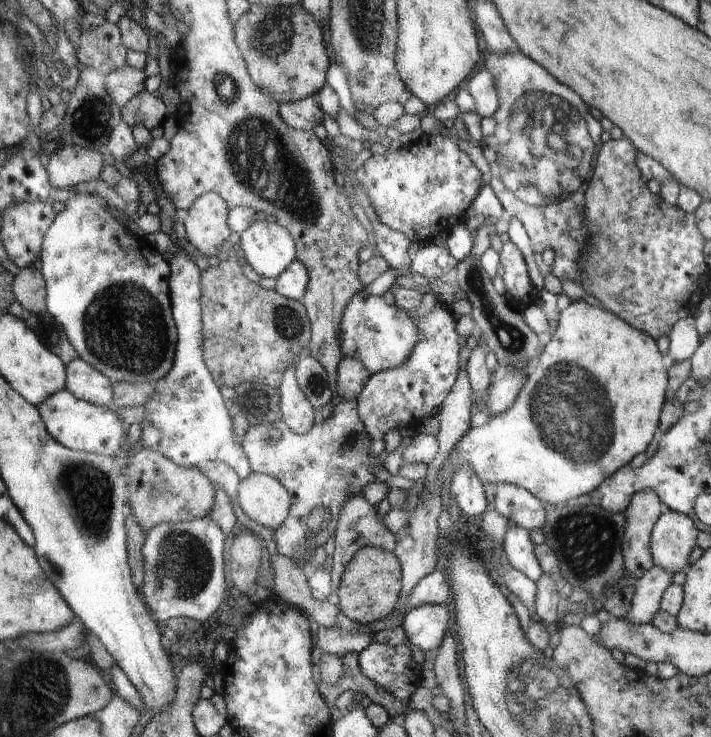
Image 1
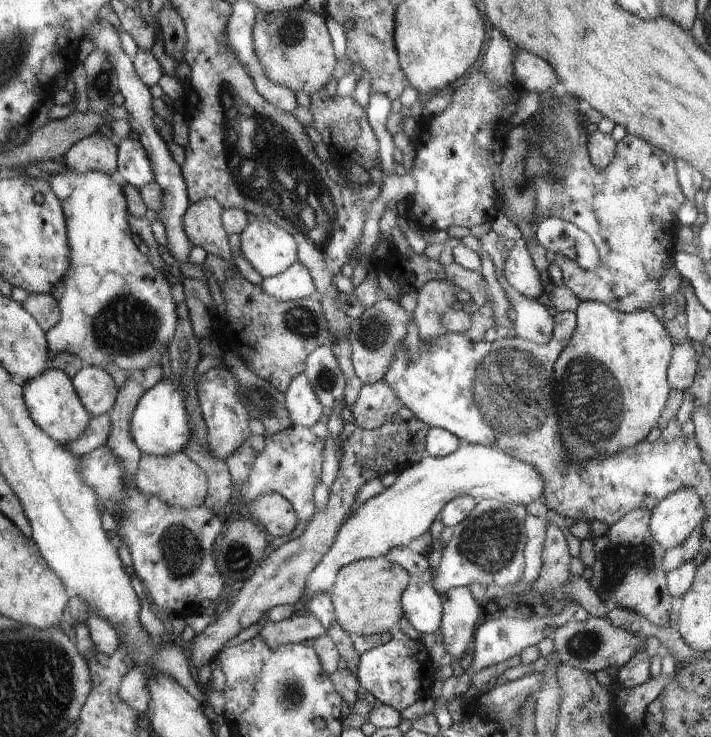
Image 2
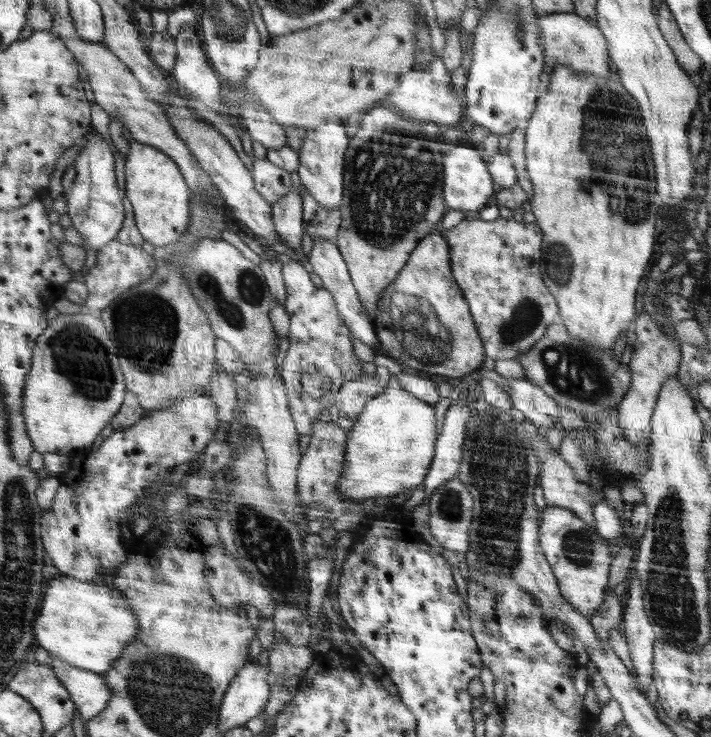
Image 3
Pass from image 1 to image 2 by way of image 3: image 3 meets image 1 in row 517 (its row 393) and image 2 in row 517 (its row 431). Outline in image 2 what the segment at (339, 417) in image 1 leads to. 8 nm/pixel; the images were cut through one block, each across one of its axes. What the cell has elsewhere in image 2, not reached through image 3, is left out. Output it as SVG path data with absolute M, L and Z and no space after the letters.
M320 424L315 428L293 425L281 434L265 436L264 450L255 454L249 476L242 490L246 504L265 493L278 493L279 496L292 500L299 522L312 520L322 508L316 505L316 488L322 482L322 464L324 464L324 448L326 440L332 437L328 424Z

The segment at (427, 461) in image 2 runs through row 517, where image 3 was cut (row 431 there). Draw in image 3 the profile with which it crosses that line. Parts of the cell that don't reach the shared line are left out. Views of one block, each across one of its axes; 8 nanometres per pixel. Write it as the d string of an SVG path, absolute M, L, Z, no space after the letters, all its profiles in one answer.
M391 377L389 386L364 405L364 410L354 423L347 441L347 467L344 468L343 479L340 480L341 496L344 496L345 501L356 501L356 498L395 497L414 491L418 484L423 484L431 463L434 462L435 444L438 442L434 406L400 388L398 380Z

